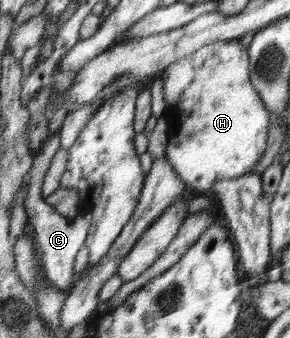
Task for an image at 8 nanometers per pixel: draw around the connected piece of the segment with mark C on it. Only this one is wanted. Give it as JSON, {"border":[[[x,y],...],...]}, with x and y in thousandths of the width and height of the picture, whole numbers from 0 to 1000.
{"border":[[[203,391],[186,396],[166,393],[166,408],[138,444],[138,456],[114,464],[114,485],[97,512],[100,553],[83,592],[86,624],[97,636],[97,660],[114,672],[114,695],[121,698],[121,725],[128,743],[141,751],[148,790],[162,825],[203,849],[238,861],[252,843],[255,781],[272,737],[293,725],[303,678],[324,654],[317,630],[297,630],[266,639],[259,651],[234,651],[214,636],[190,627],[179,609],[159,604],[145,580],[141,559],[159,509],[172,494],[176,470],[207,438]]]}

